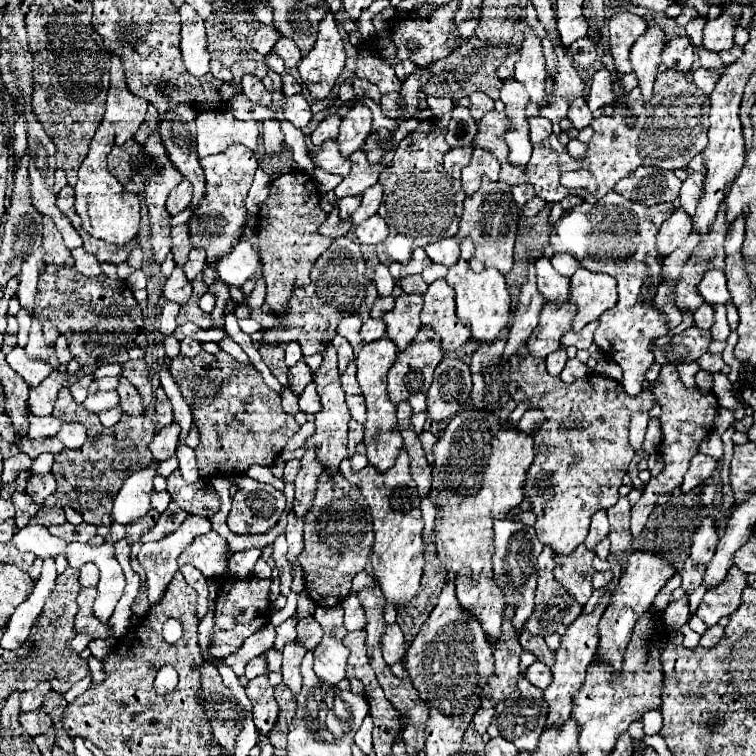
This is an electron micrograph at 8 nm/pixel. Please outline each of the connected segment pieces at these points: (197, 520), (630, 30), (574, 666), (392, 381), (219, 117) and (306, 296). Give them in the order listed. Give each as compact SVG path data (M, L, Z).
M188 516L182 526L158 540L158 542L146 542L138 552L138 562L146 570L146 586L148 586L148 600L150 604L160 602L164 596L166 586L172 580L172 574L178 570L178 554L194 540L198 534L210 532L210 520L204 516Z
M618 12L610 18L608 28L610 28L610 52L614 56L616 70L618 70L618 74L630 74L632 64L630 64L628 52L630 52L632 44L636 42L636 38L642 36L648 26L636 14Z
M606 592L598 604L594 606L594 610L590 614L580 614L564 632L562 636L562 642L560 642L560 648L556 650L556 662L552 666L552 674L554 674L554 680L552 684L544 690L544 700L548 702L548 722L546 726L556 726L556 724L562 724L570 718L570 712L572 712L572 696L574 692L582 686L584 682L584 676L586 676L586 668L588 664L592 662L594 654L596 654L596 648L598 648L598 622L610 602L610 596L612 592Z
M428 326L420 328L416 340L412 340L412 344L404 352L398 352L396 362L392 364L392 368L388 372L390 400L394 404L398 404L402 400L408 400L412 404L412 408L414 408L414 414L424 412L426 410L426 392L428 392L430 384L432 384L434 368L442 360L444 360L444 350L440 348L440 338L436 336L436 332L432 332L432 328L428 328Z
M202 112L196 118L196 126L196 150L200 158L220 154L236 142L248 146L250 150L256 150L258 146L258 122L236 120L230 112Z
M350 236L336 238L332 246L316 260L312 272L310 272L310 284L304 288L298 288L292 292L290 298L290 312L278 316L280 320L288 320L290 328L276 328L264 332L264 342L270 344L286 344L286 342L298 342L302 346L304 356L324 352L326 344L326 332L330 338L336 336L336 326L340 318L356 314L356 308L362 304L366 294L366 264L362 260L360 244L354 242Z

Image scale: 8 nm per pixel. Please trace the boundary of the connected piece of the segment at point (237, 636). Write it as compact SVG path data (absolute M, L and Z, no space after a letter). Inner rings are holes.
M256 576L244 578L244 580L230 578L222 586L218 600L216 600L216 626L214 626L216 632L214 632L214 642L212 642L212 654L216 658L226 658L226 656L234 654L250 634L254 634L256 630L266 626L268 604L270 604L268 594L270 594L270 580L260 580Z

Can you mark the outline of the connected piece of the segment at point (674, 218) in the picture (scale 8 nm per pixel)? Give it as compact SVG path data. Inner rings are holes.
M676 208L662 224L656 242L658 242L658 250L662 252L662 256L666 256L668 252L676 250L692 232L692 218L682 210Z

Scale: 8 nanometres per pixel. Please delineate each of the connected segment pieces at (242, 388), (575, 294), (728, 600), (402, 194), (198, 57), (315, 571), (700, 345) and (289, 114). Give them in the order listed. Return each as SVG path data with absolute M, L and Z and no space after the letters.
M202 350L194 358L178 354L170 360L170 366L200 430L196 460L202 478L218 472L244 474L252 464L274 464L288 438L300 428L294 416L282 410L280 394L264 384L252 364L242 364L226 352L208 354Z
M578 268L570 280L570 300L578 306L572 330L580 332L586 324L598 320L602 312L616 304L616 280L608 274Z
M732 568L722 584L716 588L710 588L704 594L702 604L696 610L696 616L706 624L714 626L720 618L730 616L736 612L742 604L742 590L748 586L746 574L740 572L738 568Z
M420 120L416 130L400 140L390 168L380 174L378 182L384 188L384 200L378 214L390 228L390 236L376 246L378 258L384 266L390 266L392 262L408 264L414 248L424 248L430 242L456 236L458 232L466 194L462 190L462 182L448 176L442 168L442 158L450 150L444 138L446 132L448 130L438 126L436 120Z
M190 4L180 6L182 16L182 58L184 66L192 76L204 76L208 72L210 54L206 48L206 30L204 20L196 14Z
M324 472L318 480L312 508L304 516L304 550L298 556L304 568L306 592L316 606L336 606L350 594L352 578L366 568L372 544L370 506L360 488L350 484L340 472L336 476Z
M690 326L688 330L674 334L668 344L654 346L654 360L660 366L694 362L708 350L710 340L710 330Z
M302 94L284 96L282 112L284 112L284 118L290 120L296 128L304 128L310 122L310 118L312 118L310 104L308 104L308 100Z

